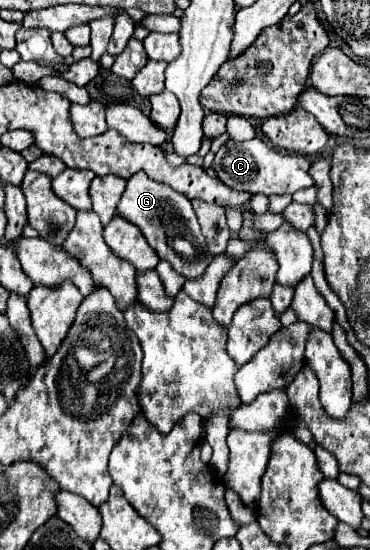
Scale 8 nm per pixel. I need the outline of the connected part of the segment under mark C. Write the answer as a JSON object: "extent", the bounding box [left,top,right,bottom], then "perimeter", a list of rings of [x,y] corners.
{"extent":[212,137,314,195],"perimeter":[[[254,137],[250,141],[226,141],[220,151],[214,157],[212,169],[216,171],[218,179],[236,191],[246,193],[264,193],[264,195],[282,195],[282,193],[296,193],[300,189],[306,189],[314,185],[314,179],[310,177],[310,161],[302,155],[290,155],[280,153],[274,149],[268,149],[268,145]]]}

